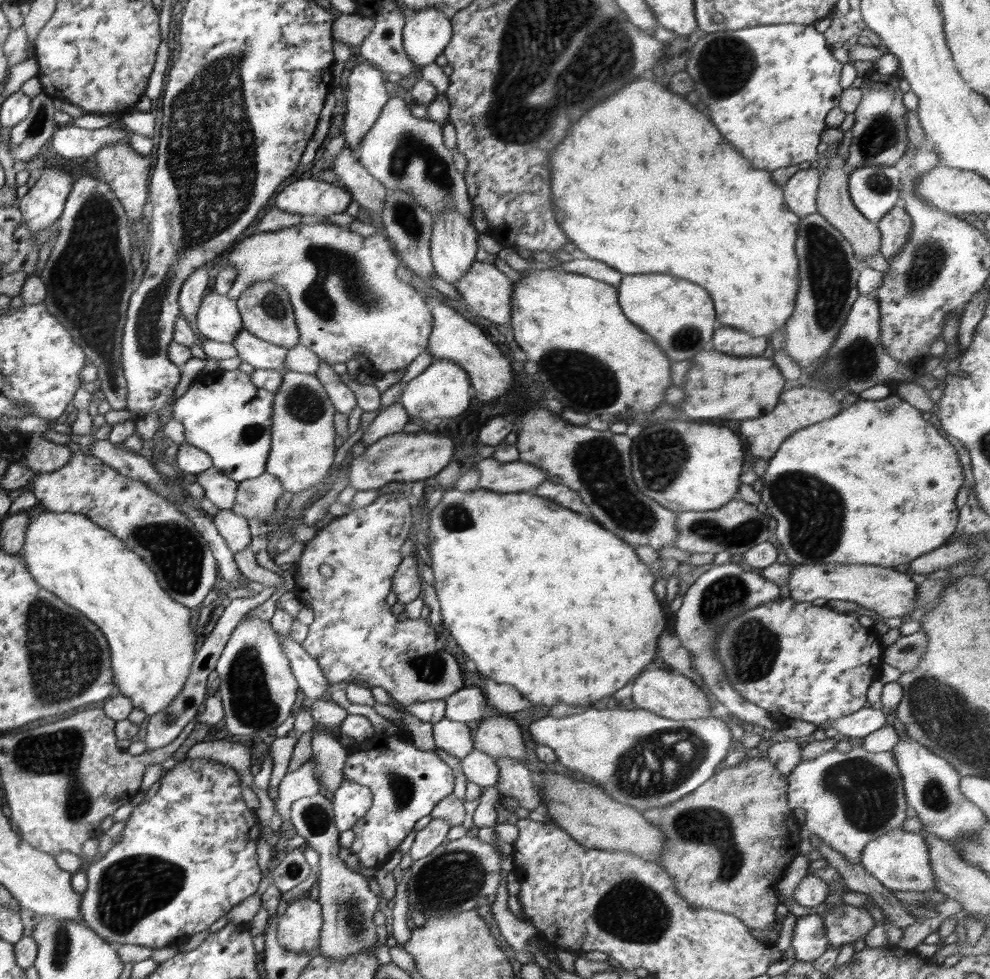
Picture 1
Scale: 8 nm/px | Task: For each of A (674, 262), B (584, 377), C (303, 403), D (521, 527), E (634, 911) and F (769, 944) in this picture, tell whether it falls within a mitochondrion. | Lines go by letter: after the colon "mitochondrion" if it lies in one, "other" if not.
A: other
B: mitochondrion
C: mitochondrion
D: other
E: mitochondrion
F: other

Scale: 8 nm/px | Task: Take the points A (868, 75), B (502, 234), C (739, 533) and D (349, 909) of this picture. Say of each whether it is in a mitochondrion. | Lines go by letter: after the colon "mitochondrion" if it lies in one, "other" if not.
A: other
B: other
C: mitochondrion
D: mitochondrion

